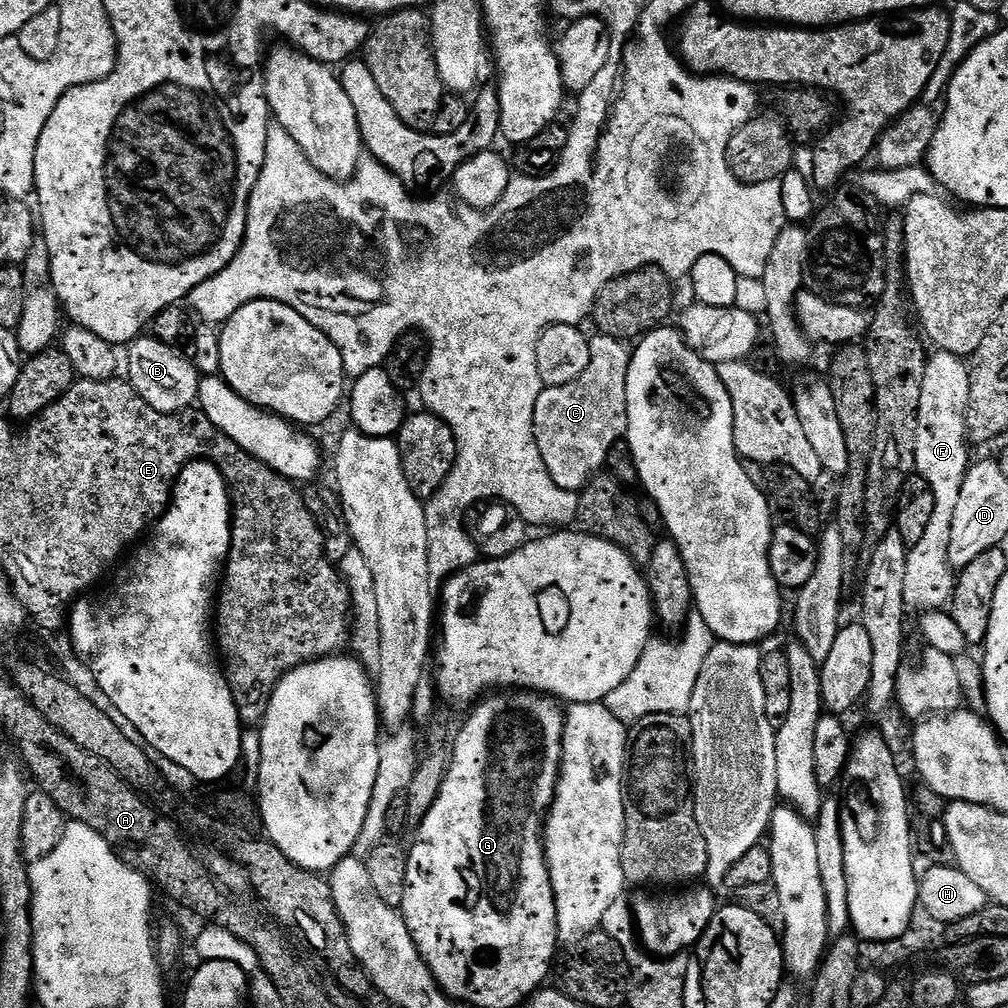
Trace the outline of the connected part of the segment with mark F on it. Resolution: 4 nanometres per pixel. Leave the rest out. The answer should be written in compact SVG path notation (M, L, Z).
M933 351L928 357L926 378L922 378L922 402L918 406L918 442L916 472L934 494L934 514L922 542L911 545L906 562L905 609L917 608L923 614L940 610L952 599L957 577L948 561L950 530L954 526L954 510L962 498L964 479L968 477L968 403L972 373L963 359L949 352Z

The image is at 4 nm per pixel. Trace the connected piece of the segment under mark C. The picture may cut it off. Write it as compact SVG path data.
M596 334L596 337L593 335L588 345L590 366L586 366L586 370L582 370L574 382L566 382L566 386L545 387L534 410L534 432L538 450L542 450L542 462L546 462L550 478L554 478L562 490L575 493L587 488L592 477L607 465L610 450L617 442L625 439L628 431L626 378L630 359L629 345L623 340L615 340L603 334Z

